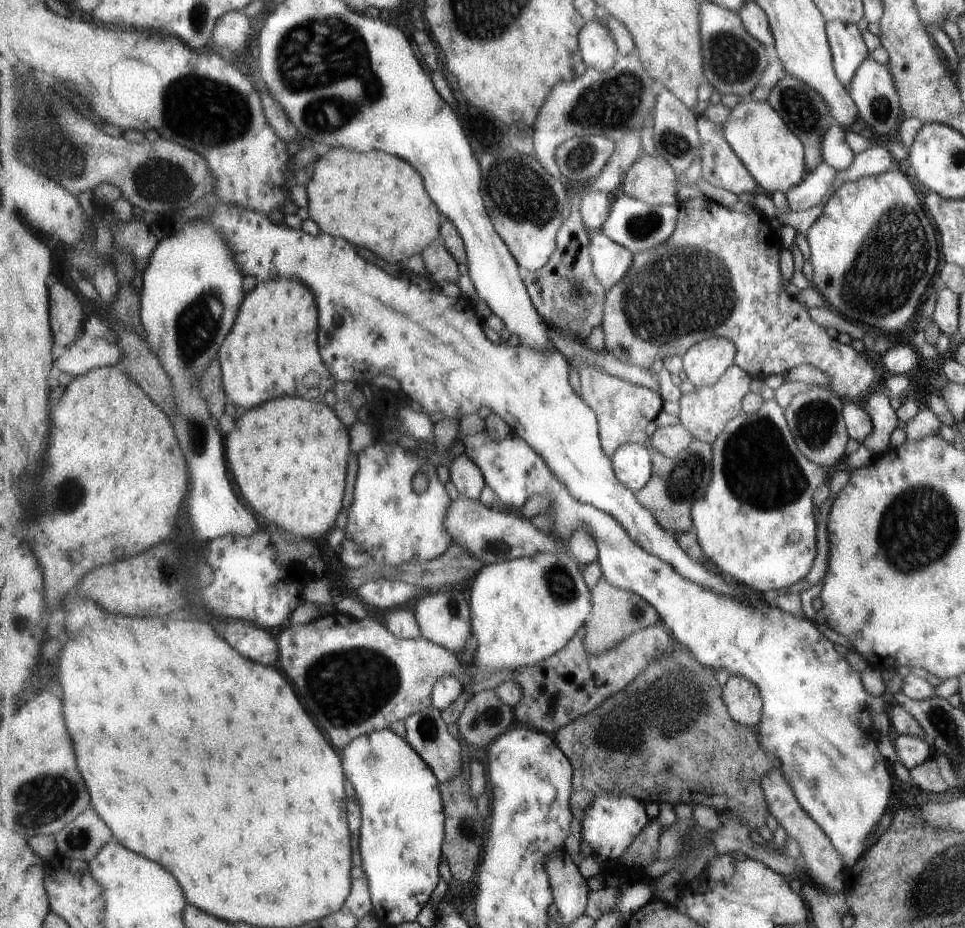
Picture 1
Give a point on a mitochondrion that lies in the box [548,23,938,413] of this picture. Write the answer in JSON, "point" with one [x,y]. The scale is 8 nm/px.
{"point":[685,292]}

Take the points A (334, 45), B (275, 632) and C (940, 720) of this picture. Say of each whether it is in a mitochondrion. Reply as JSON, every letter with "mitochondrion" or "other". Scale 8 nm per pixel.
{"A":"mitochondrion","B":"other","C":"mitochondrion"}

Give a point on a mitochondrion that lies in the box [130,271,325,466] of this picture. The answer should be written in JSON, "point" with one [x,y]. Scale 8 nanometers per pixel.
{"point":[197,326]}

